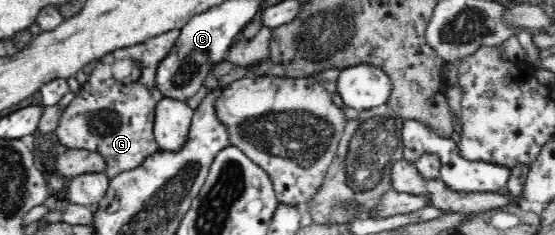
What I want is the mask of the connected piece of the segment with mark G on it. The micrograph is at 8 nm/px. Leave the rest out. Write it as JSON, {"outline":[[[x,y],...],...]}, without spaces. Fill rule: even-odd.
{"outline":[[[172,29],[146,39],[142,44],[129,46],[129,49],[117,49],[111,55],[100,58],[87,82],[80,87],[69,105],[63,108],[56,129],[59,143],[69,149],[85,149],[101,154],[105,160],[103,174],[109,181],[121,172],[139,167],[145,157],[161,150],[153,135],[153,119],[155,103],[164,95],[155,88],[155,69],[157,63],[169,53],[179,34],[180,29]],[[121,59],[129,59],[141,67],[137,81],[127,84],[113,76],[113,65]]]}

